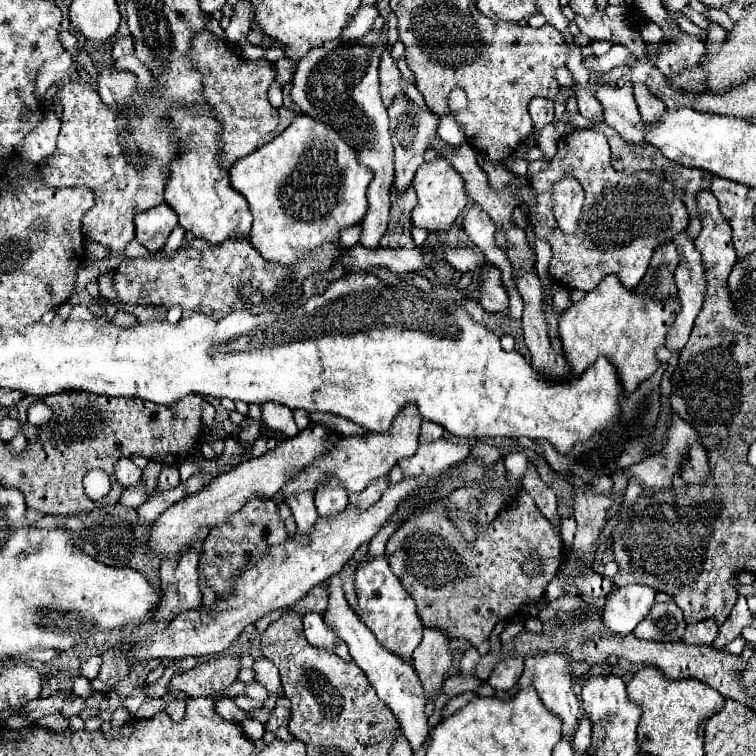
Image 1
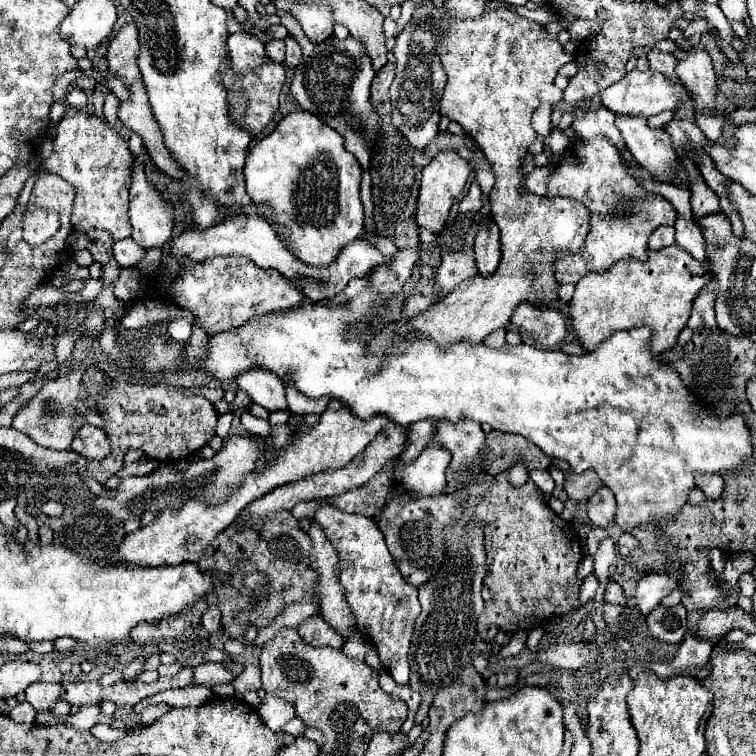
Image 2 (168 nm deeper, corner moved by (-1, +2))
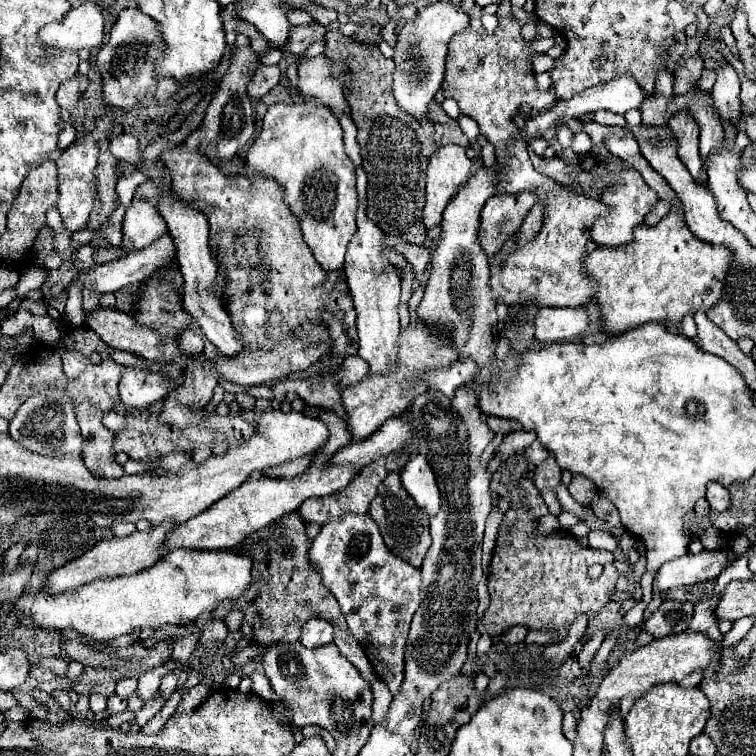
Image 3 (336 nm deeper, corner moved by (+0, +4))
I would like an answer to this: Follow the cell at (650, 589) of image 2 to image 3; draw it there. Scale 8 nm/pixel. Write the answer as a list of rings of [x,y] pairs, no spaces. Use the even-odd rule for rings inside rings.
[[[720,548],[720,550],[702,550],[698,554],[686,554],[678,560],[670,560],[662,564],[656,572],[656,586],[660,590],[672,590],[686,584],[698,584],[716,578],[728,564],[730,556],[736,558],[732,548]]]

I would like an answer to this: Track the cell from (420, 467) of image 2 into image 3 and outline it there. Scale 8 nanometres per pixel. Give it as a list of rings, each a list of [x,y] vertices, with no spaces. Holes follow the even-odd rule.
[[[412,456],[402,472],[402,486],[414,498],[414,502],[428,512],[428,516],[436,516],[440,508],[440,492],[434,480],[434,472],[424,456]]]

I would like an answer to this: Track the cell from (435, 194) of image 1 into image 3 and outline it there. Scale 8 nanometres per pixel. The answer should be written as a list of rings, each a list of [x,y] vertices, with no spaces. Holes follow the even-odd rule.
[[[448,144],[438,148],[430,158],[426,172],[426,206],[424,224],[434,228],[442,222],[442,212],[458,188],[468,180],[472,160],[466,156],[466,148]]]

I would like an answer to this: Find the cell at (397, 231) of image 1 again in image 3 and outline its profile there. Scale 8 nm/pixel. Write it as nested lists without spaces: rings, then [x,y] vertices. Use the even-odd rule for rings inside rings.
[[[340,32],[324,34],[324,56],[332,62],[336,80],[344,84],[344,94],[358,126],[358,144],[362,166],[368,174],[368,216],[388,236],[398,236],[406,242],[424,244],[426,226],[422,222],[424,208],[424,178],[430,156],[444,144],[468,146],[466,134],[458,122],[450,118],[442,106],[432,100],[428,114],[420,120],[404,112],[392,96],[394,60],[384,58],[376,46],[360,44]]]

